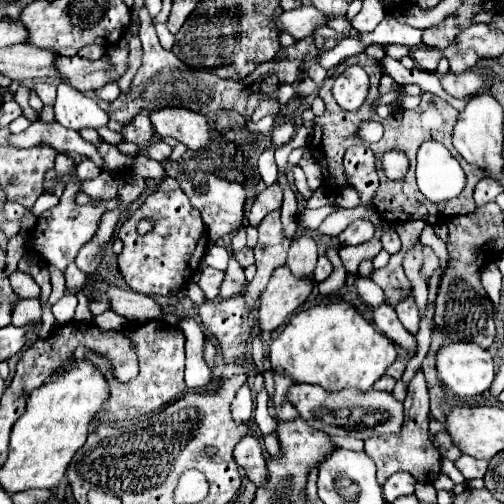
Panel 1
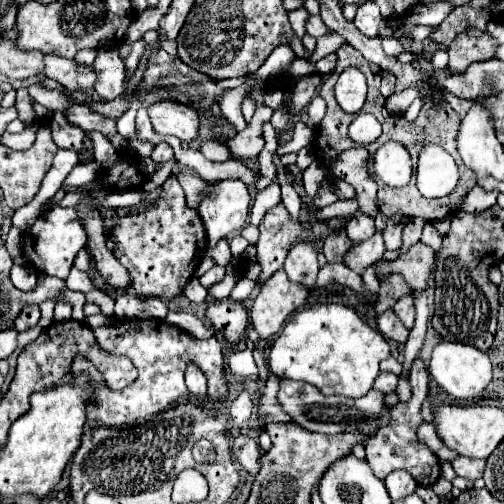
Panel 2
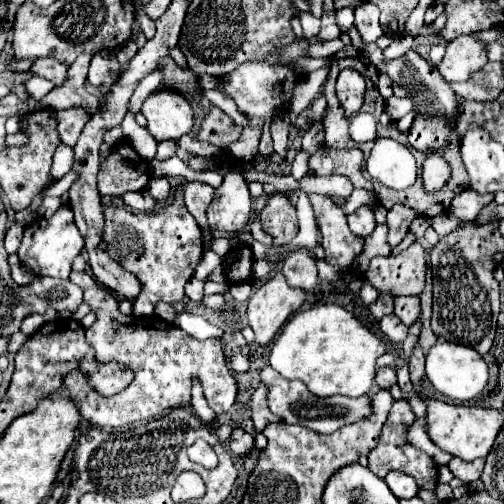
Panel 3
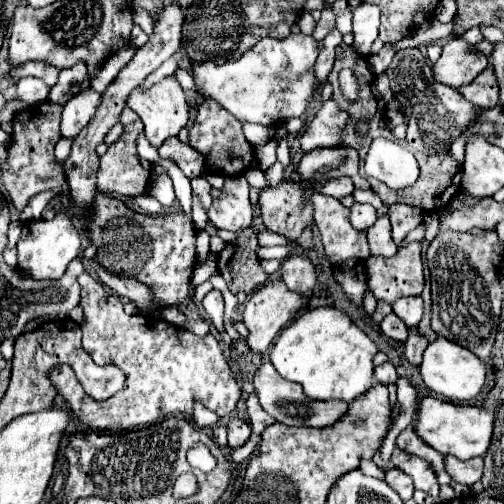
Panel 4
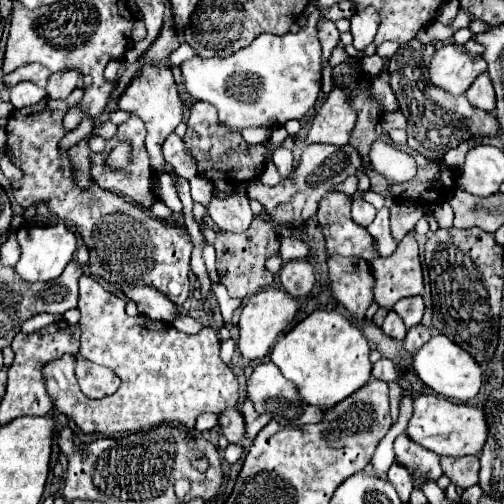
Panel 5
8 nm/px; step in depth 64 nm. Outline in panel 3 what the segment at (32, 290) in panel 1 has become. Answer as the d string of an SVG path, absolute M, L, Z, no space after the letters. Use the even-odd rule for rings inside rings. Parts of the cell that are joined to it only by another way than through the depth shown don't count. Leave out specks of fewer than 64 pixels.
M18 264L18 266L12 266L12 278L16 280L16 284L28 284L34 276L22 264Z

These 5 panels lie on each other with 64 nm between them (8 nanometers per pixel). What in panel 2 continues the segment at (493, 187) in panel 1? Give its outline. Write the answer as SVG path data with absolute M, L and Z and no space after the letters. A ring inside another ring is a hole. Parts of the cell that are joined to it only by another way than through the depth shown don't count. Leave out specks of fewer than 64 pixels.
M475 185L475 187L464 196L464 202L462 202L462 208L460 208L460 210L462 210L462 212L470 212L470 214L480 214L480 212L484 212L484 210L496 204L499 193L498 190L484 192L483 188Z

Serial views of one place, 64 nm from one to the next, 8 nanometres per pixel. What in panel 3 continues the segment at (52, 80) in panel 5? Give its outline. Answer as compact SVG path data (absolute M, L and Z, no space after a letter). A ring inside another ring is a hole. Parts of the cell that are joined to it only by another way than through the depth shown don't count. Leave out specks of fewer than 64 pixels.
M78 56L76 62L68 68L68 76L62 86L56 86L42 98L44 108L54 108L54 110L66 110L74 106L86 106L86 110L92 114L96 112L100 100L98 96L90 94L86 90L86 74L90 66L92 56Z

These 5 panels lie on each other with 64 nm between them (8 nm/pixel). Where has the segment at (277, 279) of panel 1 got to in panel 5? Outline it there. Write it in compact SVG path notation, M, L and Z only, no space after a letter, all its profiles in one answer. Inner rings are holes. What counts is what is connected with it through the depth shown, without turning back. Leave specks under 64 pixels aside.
M270 286L254 296L250 296L248 300L244 300L242 304L242 314L240 314L240 336L238 336L238 350L246 360L260 360L264 358L270 348L276 344L280 332L284 332L288 328L288 324L292 322L294 314L298 310L298 304L292 296L288 296L282 288Z

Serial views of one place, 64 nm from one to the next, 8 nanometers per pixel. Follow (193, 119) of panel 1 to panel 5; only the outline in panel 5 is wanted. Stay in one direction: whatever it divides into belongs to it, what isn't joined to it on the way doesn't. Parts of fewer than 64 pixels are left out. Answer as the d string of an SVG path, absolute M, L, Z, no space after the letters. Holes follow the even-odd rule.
M144 62L140 72L132 78L132 82L126 86L126 90L118 98L118 108L132 112L142 118L142 122L148 128L146 136L146 152L150 156L150 164L158 174L164 174L164 158L162 158L162 144L168 134L174 132L174 128L182 122L182 102L178 98L178 88L172 76L172 70L166 66L166 62Z

